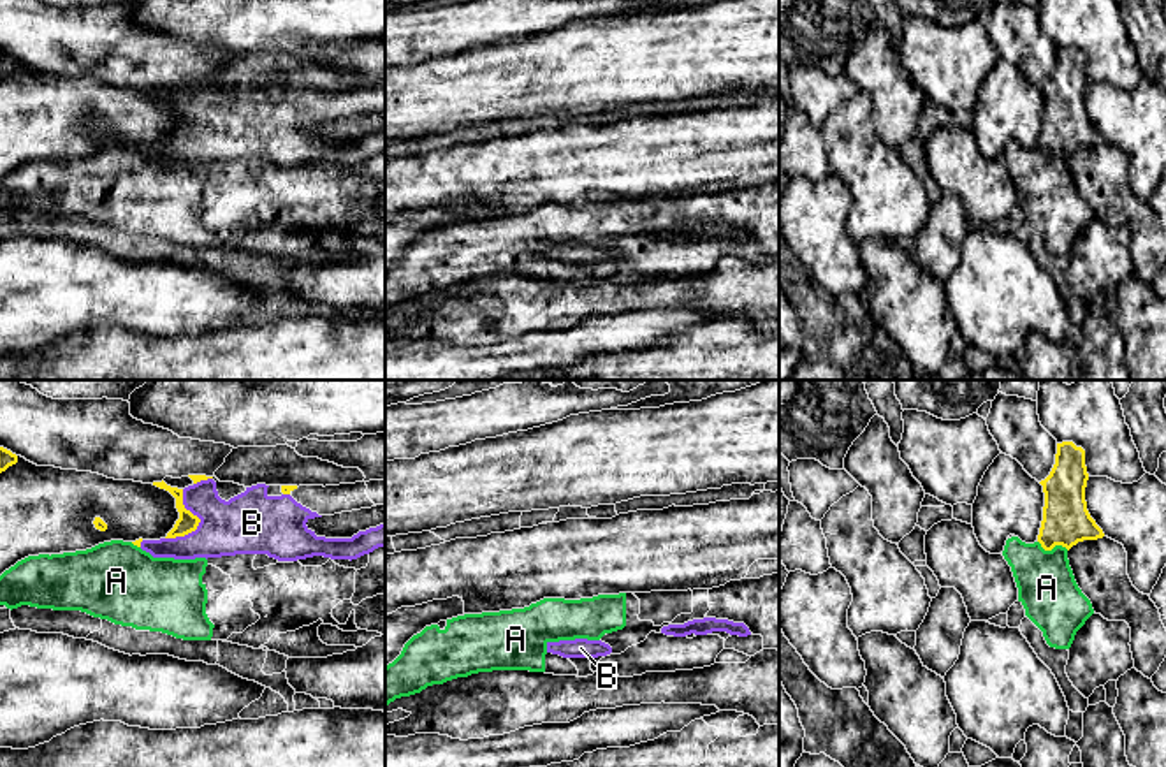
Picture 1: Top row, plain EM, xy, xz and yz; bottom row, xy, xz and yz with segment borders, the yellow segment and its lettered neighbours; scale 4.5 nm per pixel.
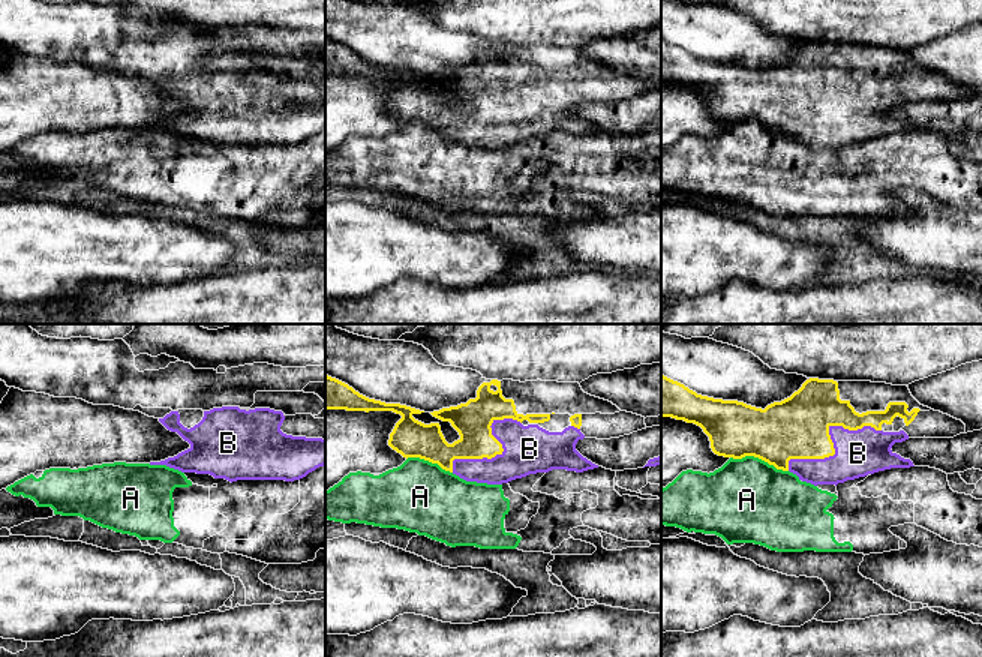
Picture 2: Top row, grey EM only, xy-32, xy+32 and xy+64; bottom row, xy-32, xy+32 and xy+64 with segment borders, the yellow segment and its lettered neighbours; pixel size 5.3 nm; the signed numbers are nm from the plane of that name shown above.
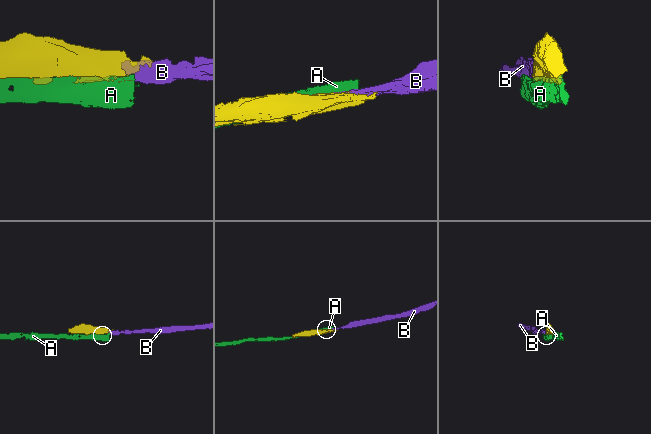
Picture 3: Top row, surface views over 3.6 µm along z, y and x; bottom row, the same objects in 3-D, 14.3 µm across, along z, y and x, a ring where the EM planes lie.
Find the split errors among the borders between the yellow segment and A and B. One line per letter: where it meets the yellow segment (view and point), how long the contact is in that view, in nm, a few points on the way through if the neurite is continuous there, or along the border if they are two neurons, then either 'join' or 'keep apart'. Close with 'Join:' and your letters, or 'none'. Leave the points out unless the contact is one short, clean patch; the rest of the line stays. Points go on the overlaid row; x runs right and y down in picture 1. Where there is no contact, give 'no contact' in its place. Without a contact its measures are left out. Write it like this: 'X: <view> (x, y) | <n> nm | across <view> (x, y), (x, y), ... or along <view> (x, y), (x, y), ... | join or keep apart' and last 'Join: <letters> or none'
A: yz (1052, 547) | 150 nm | keep apart
B: xy (199, 521) | 240 nm | join
Join: B

